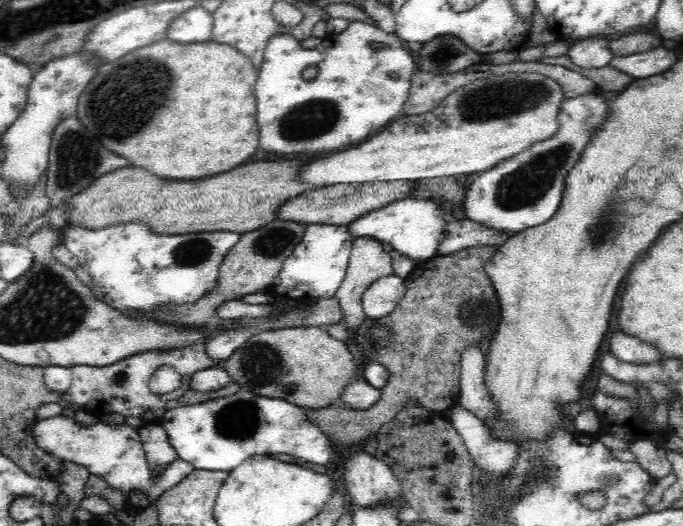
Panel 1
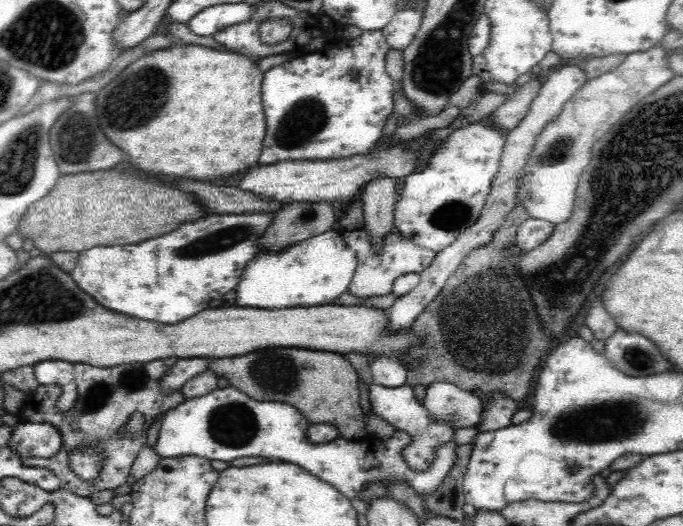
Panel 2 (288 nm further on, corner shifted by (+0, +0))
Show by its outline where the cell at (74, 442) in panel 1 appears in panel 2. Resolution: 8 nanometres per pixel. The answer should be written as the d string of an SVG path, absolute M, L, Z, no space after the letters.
M18 424L12 428L8 448L24 458L50 460L62 448L62 434L52 424Z

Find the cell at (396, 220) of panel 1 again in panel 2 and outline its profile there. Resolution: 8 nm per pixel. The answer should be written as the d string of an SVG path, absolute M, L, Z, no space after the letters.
M480 122L454 130L430 152L428 166L422 172L402 178L400 196L394 208L394 226L400 230L400 234L408 242L428 248L436 254L456 242L466 228L476 224L484 202L492 192L492 180L500 170L504 144L504 132Z

